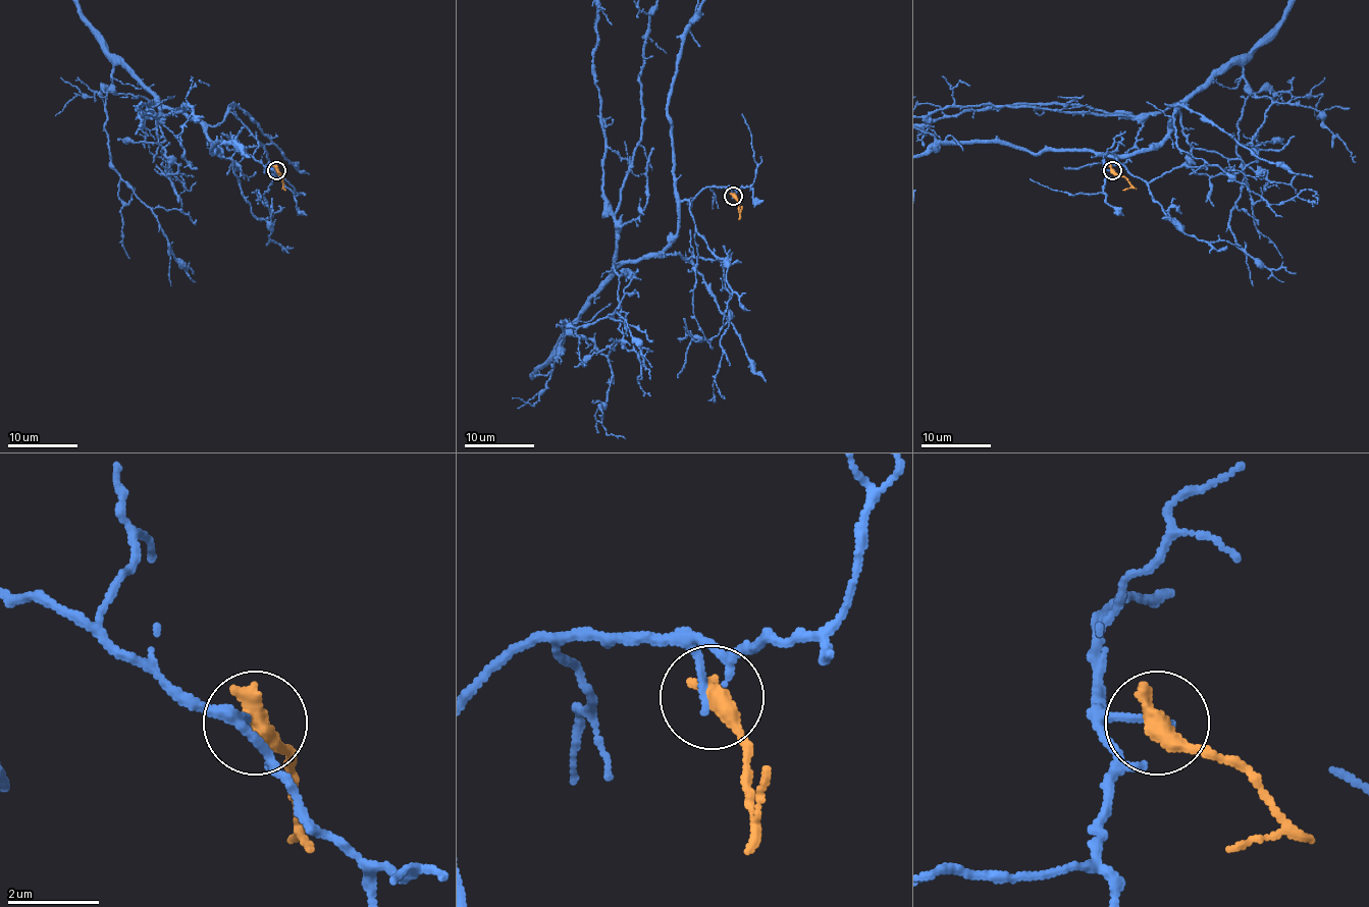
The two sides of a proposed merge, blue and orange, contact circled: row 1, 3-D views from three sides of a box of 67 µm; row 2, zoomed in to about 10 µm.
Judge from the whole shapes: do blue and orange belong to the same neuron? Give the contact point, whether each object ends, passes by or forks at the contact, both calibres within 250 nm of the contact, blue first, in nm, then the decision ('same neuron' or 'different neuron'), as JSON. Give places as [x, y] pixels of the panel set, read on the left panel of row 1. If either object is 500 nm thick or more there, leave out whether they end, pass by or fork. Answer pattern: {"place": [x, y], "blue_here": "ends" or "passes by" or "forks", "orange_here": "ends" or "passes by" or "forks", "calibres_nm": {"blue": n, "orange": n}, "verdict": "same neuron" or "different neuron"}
{"place": [276, 170], "calibres_nm": {"blue": 170, "orange": 500}, "verdict": "different neuron"}

